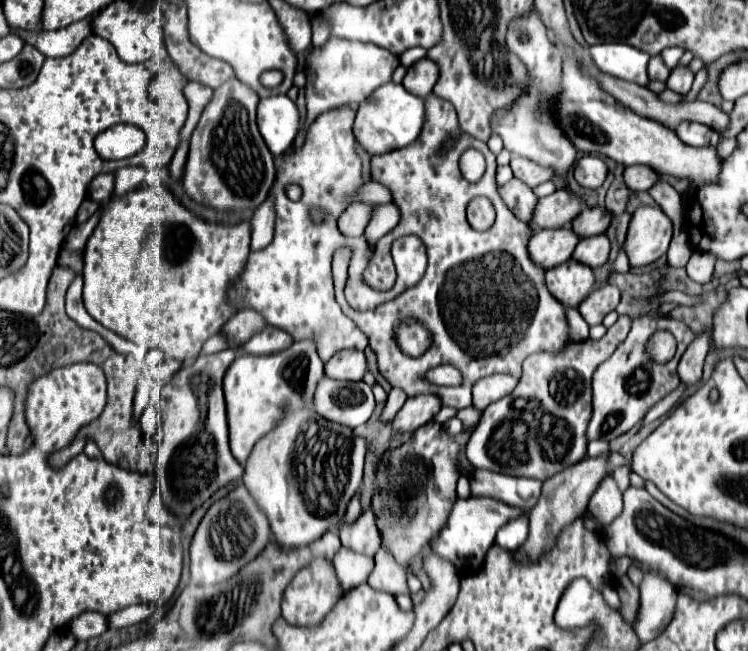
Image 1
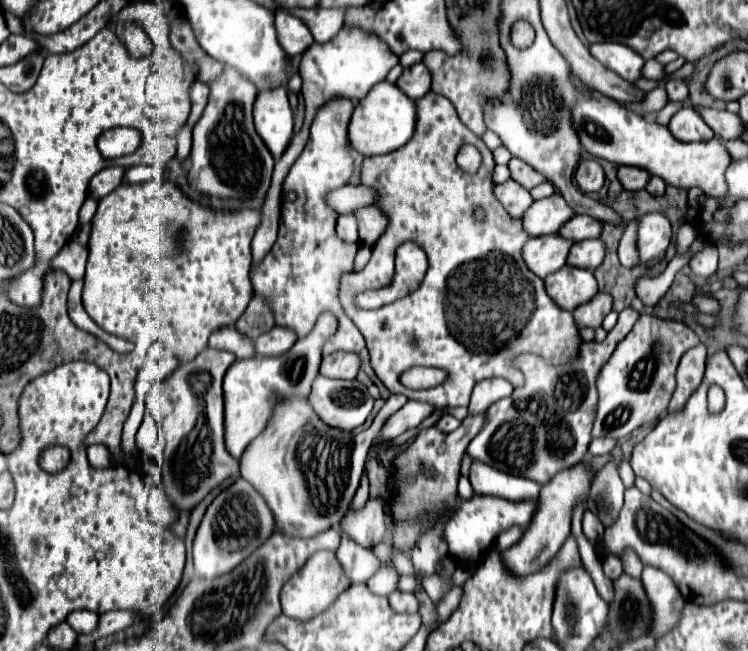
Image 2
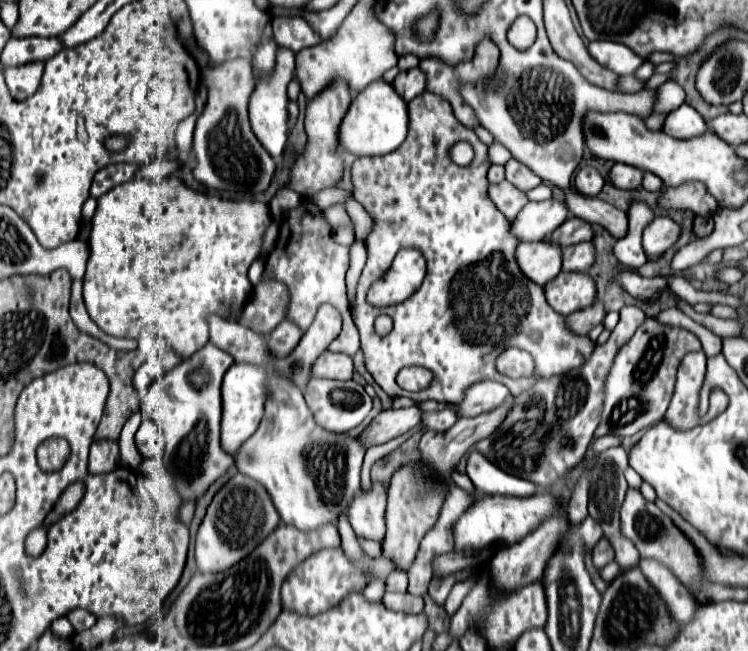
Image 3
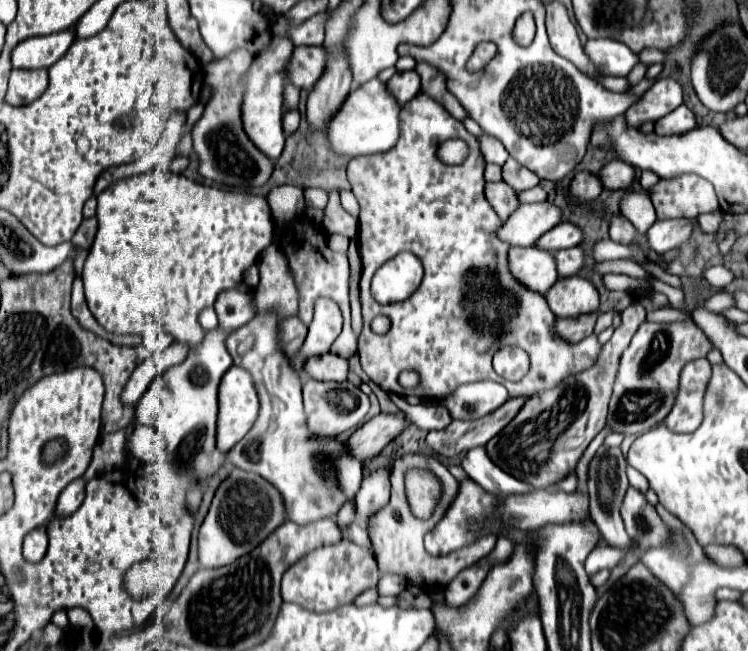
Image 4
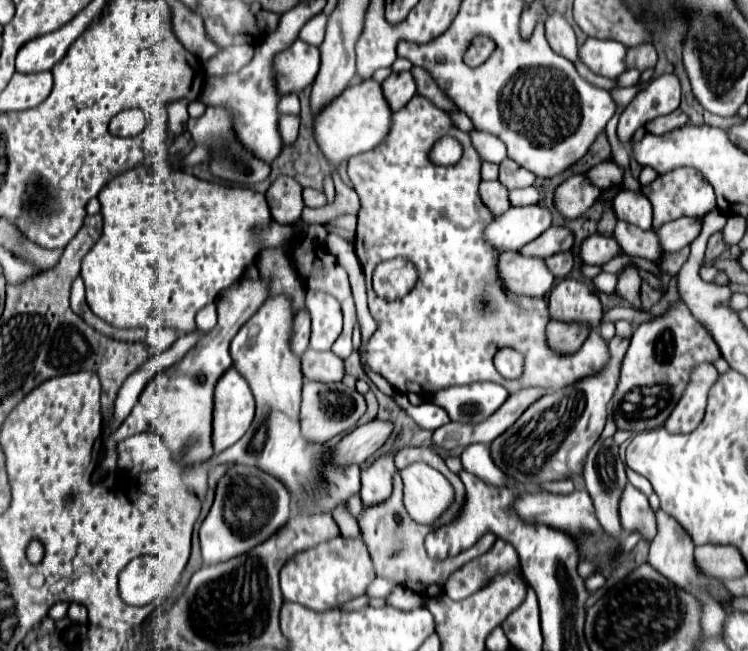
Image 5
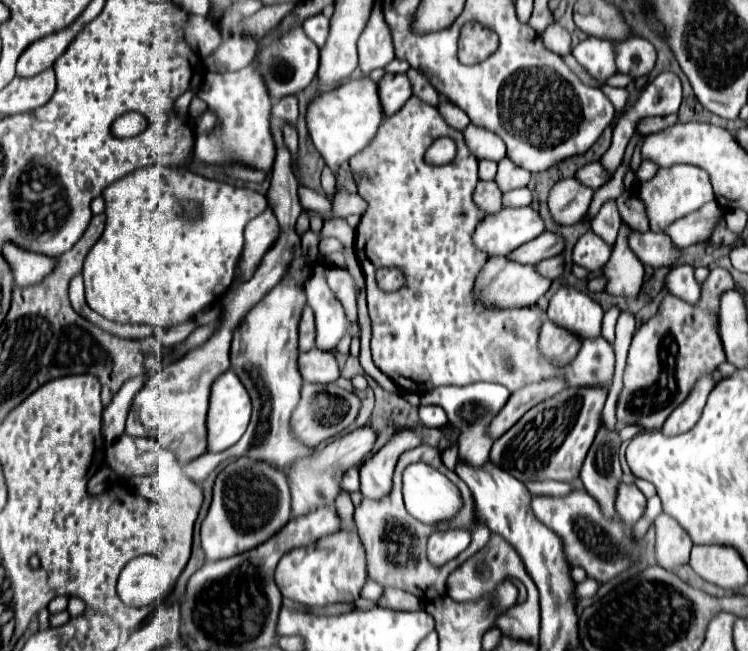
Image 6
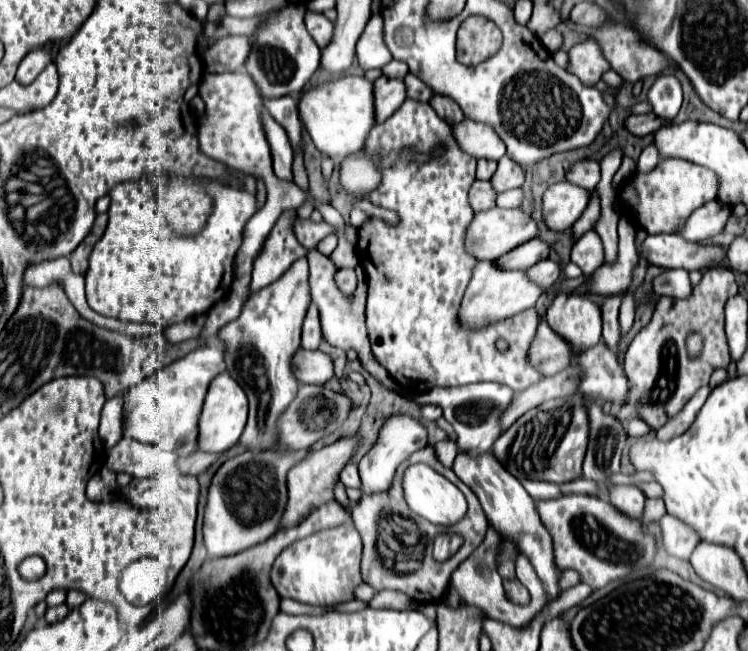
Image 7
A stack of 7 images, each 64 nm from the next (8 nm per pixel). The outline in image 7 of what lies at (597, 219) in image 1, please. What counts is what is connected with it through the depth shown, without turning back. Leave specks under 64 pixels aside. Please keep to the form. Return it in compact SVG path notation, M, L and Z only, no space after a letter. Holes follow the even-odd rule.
M532 238L516 248L512 248L512 252L506 252L504 256L500 256L496 260L496 266L502 270L526 270L532 264L548 258L548 244L542 242L540 238Z

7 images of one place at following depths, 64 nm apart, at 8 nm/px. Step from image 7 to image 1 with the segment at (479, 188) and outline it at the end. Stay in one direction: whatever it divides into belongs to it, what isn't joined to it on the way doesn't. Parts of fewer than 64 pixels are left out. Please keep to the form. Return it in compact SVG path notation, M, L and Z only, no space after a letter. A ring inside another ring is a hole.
M512 178L510 182L506 182L504 186L498 188L498 194L502 196L504 204L510 208L510 212L518 218L528 222L532 218L532 208L536 206L536 196L534 192L520 180Z

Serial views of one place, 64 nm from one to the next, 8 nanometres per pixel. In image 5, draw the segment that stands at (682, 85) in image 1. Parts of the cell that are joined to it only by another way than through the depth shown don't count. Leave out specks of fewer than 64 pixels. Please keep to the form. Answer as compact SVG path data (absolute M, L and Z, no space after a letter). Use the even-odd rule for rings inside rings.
M674 74L654 78L622 112L618 122L618 140L628 144L632 134L646 122L666 116L680 106L680 82Z

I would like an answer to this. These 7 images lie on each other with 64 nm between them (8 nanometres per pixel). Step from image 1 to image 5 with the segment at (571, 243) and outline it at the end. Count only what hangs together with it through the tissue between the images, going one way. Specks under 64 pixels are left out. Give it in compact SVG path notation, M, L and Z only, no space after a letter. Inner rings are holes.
M504 252L496 262L500 286L518 296L542 298L554 284L554 276L544 268L544 260L526 258L518 252Z

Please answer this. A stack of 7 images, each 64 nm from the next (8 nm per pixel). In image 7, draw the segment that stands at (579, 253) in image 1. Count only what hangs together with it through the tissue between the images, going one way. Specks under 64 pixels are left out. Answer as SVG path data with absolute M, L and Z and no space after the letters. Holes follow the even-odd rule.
M540 260L538 264L534 264L532 268L526 270L526 276L546 292L560 276L560 266L552 260Z

